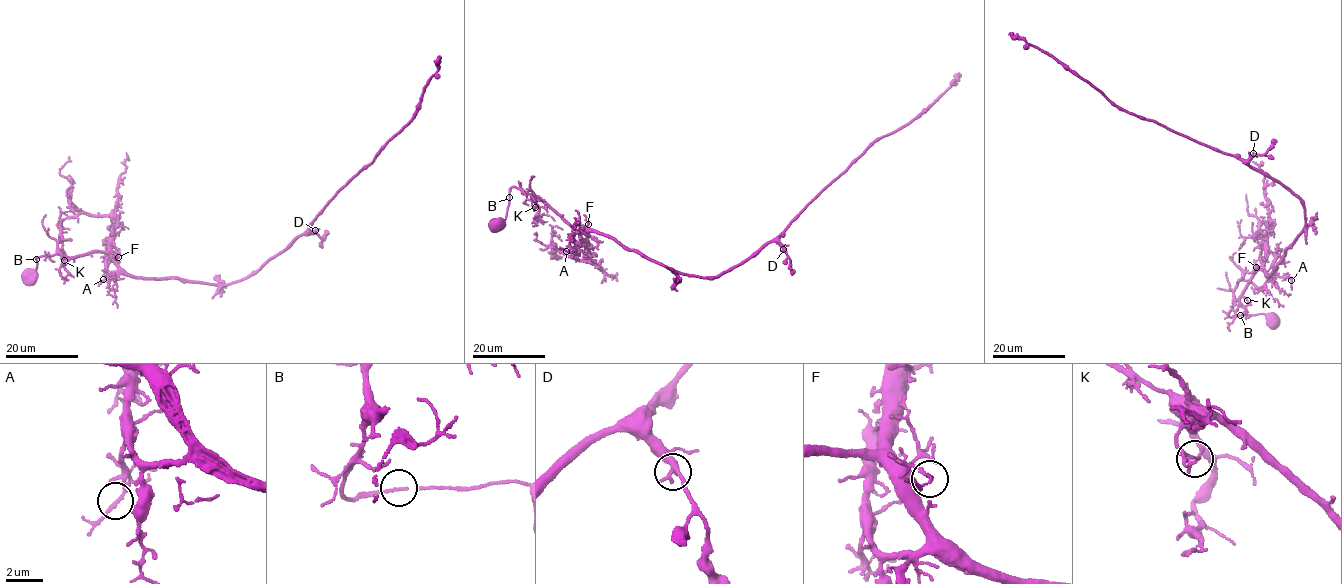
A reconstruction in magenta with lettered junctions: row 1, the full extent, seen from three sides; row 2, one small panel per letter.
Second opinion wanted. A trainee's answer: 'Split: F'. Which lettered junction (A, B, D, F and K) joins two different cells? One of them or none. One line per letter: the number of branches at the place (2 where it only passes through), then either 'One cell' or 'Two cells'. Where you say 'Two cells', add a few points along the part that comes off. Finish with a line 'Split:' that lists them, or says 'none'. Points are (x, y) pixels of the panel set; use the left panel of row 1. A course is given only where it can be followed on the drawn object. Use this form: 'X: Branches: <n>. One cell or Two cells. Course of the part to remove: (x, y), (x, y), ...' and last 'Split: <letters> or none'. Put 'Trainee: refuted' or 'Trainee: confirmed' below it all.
A: Branches: 2. One cell
B: Branches: 2. One cell
D: Branches: 2. One cell
F: Branches: 2. One cell
K: Branches: 2. One cell
Split: none
Trainee: refuted

